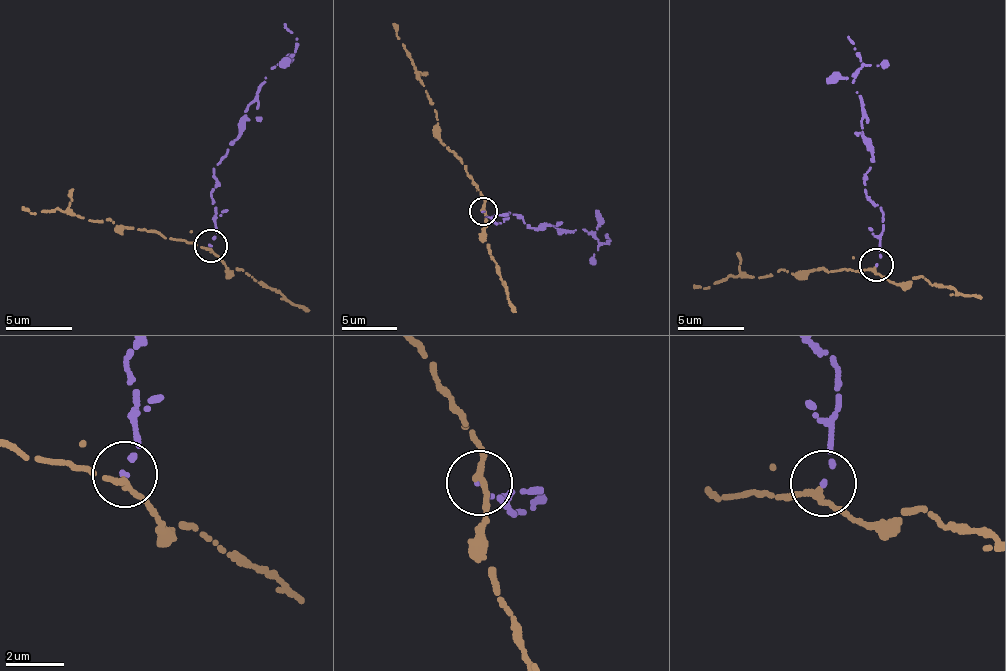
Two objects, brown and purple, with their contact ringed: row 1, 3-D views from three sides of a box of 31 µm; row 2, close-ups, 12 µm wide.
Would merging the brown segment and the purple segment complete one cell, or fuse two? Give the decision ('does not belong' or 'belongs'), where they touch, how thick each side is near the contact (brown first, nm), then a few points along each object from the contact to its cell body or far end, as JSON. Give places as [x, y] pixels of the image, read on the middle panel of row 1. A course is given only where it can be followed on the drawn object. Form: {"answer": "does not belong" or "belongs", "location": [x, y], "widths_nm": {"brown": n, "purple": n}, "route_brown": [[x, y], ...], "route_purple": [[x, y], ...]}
{"answer": "does not belong", "location": [483, 211], "widths_nm": {"brown": 190, "purple": 150}, "route_brown": [[482, 211], [481, 191], [439, 140], [431, 99], [393, 25]], "route_purple": [[482, 211], [496, 224], [509, 214], [534, 229], [548, 226], [584, 230], [604, 242], [611, 241], [606, 235]]}

